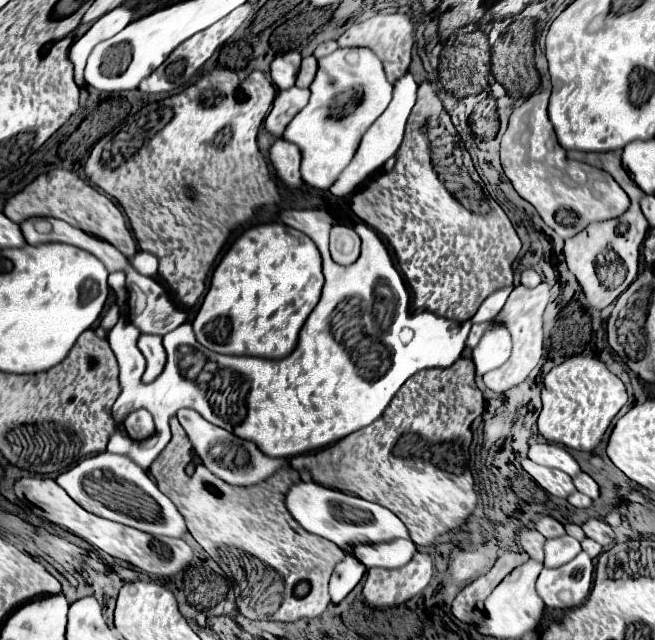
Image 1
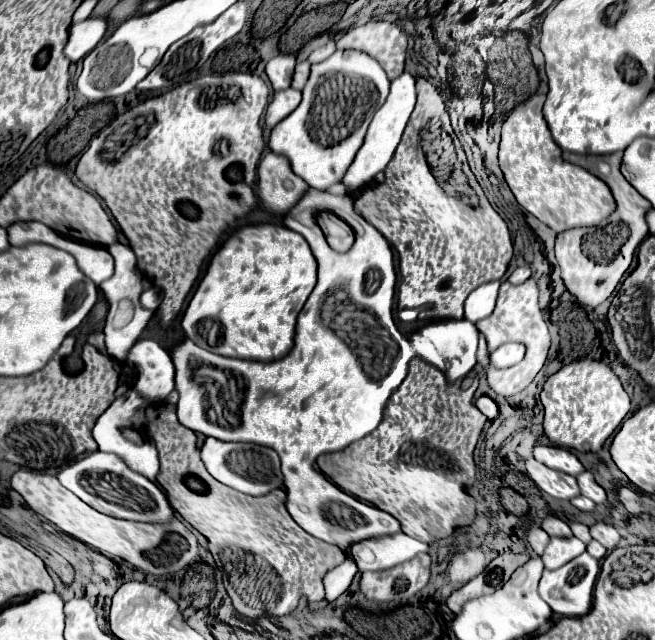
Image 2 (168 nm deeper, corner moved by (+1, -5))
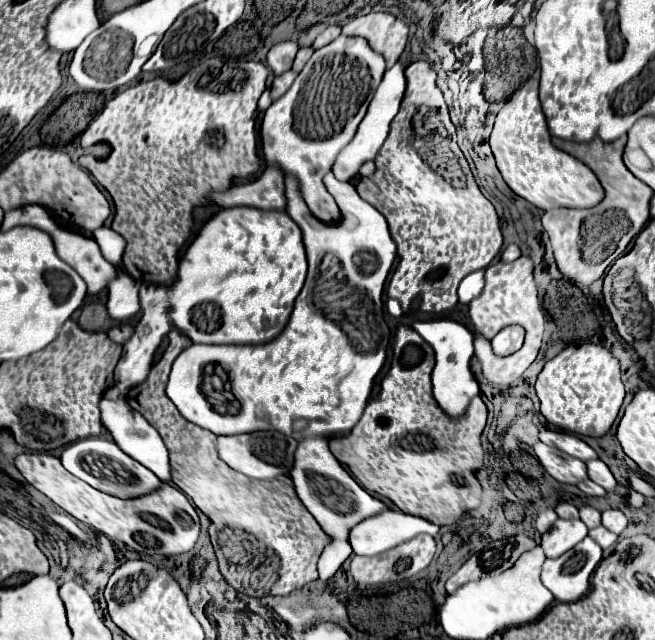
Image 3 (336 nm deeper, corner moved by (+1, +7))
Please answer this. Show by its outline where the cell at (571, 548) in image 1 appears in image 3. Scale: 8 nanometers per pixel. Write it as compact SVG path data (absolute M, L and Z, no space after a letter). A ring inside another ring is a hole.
M558 518L554 522L554 526L542 534L542 548L546 552L548 558L558 558L564 552L568 552L570 548L574 548L580 540L584 540L588 534L586 524L576 518L576 520L562 520Z

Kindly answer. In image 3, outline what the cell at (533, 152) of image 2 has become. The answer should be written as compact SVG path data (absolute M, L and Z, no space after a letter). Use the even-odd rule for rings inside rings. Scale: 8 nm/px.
M535 71L496 114L490 134L490 148L496 158L496 166L510 190L540 210L560 206L592 208L604 196L602 186L586 164L552 146L538 96L539 80L540 71Z

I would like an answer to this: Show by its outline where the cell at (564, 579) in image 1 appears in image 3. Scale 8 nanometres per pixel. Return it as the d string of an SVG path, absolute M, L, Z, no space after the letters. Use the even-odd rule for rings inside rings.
M586 536L586 540L582 540L582 544L576 544L570 552L566 552L554 560L548 558L544 562L542 582L554 594L554 598L558 602L576 602L582 596L586 596L586 592L590 588L590 574L594 572L594 568L598 566L600 560L602 560L602 548L590 536Z

